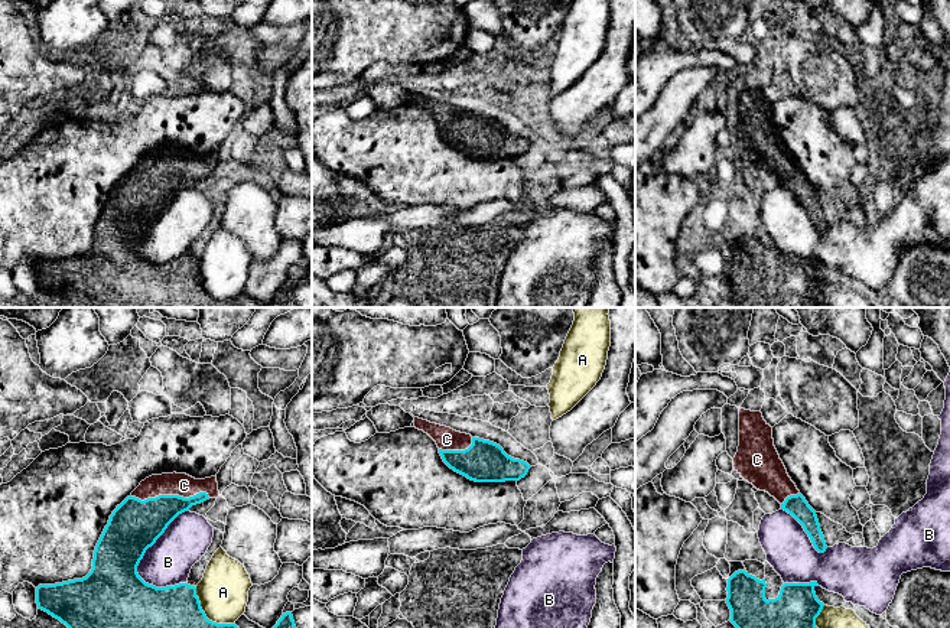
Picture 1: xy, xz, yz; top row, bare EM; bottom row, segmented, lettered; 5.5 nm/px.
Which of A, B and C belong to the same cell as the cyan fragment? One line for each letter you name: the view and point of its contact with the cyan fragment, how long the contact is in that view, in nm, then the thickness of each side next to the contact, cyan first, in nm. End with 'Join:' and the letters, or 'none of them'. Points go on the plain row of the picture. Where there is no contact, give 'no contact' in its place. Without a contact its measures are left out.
C: contact xy (171, 172); length 440 nm; calibres 280 and 130 nm
Join: C

